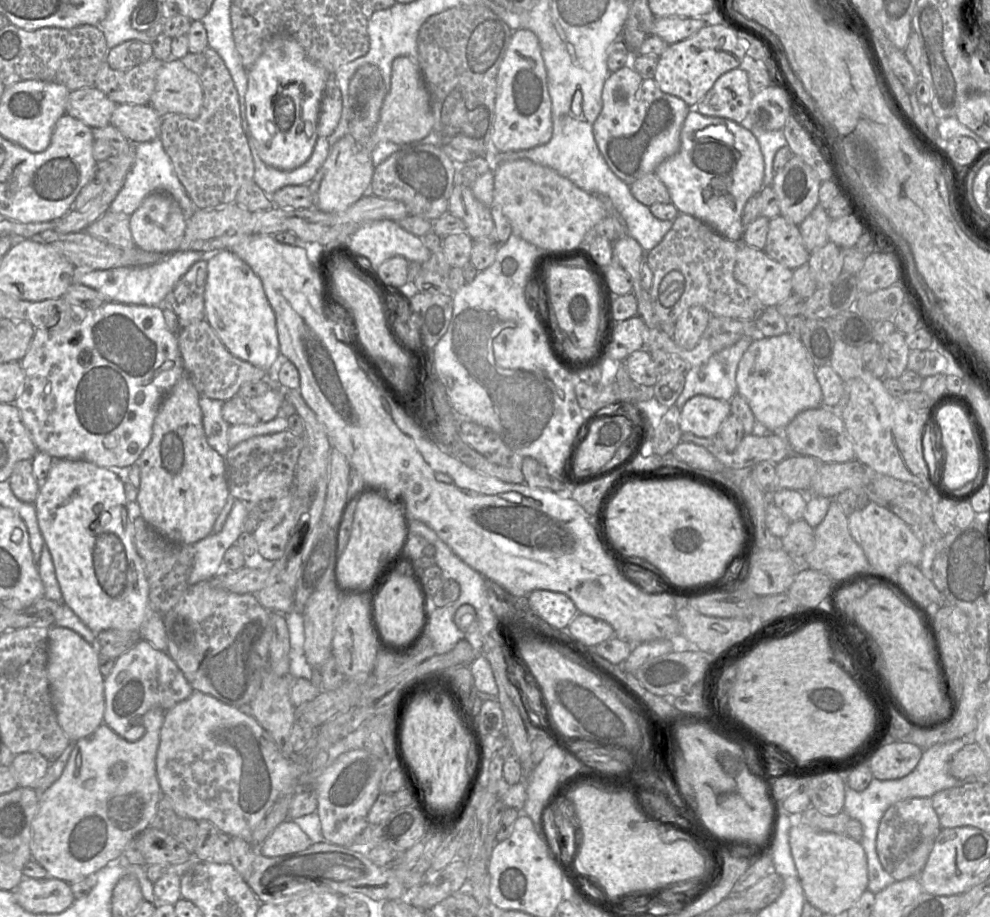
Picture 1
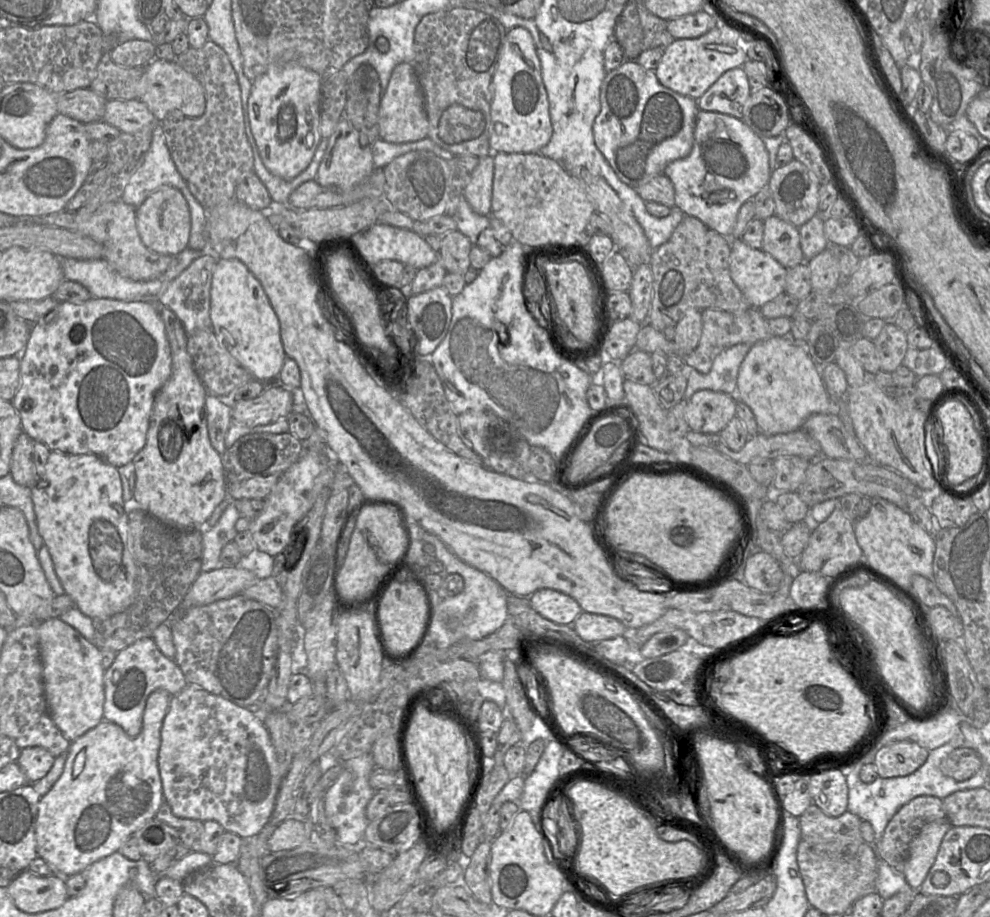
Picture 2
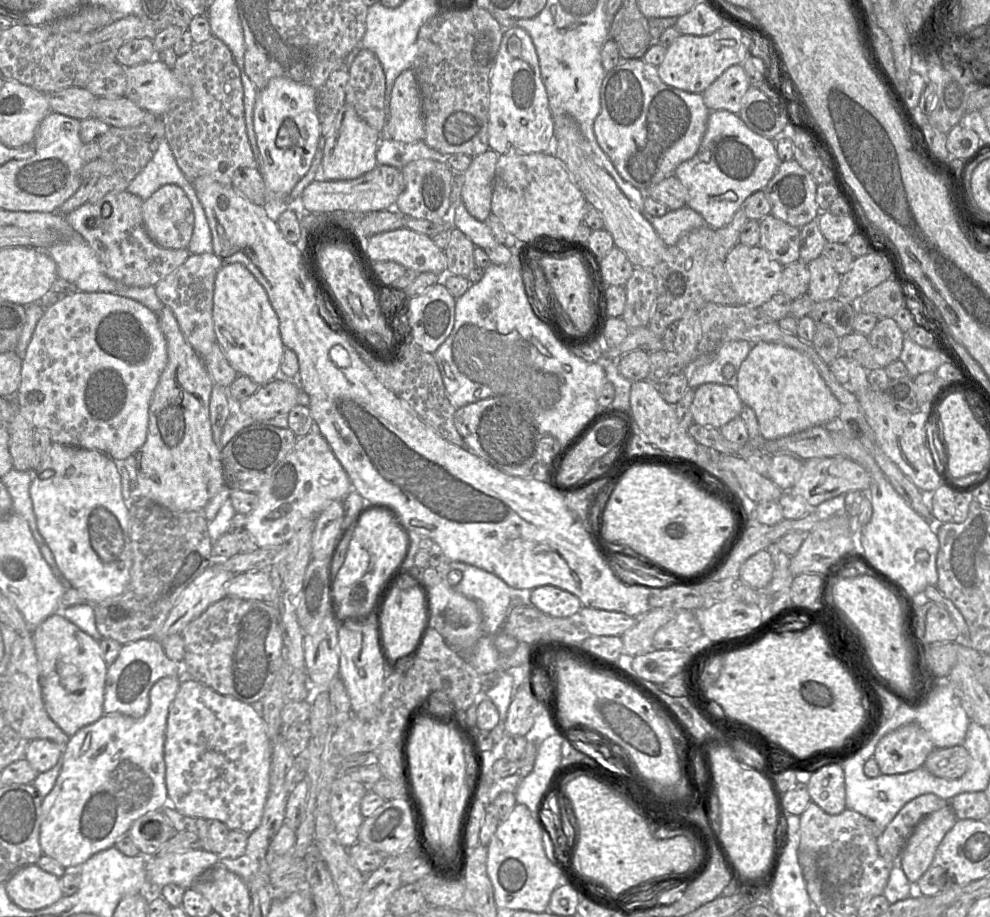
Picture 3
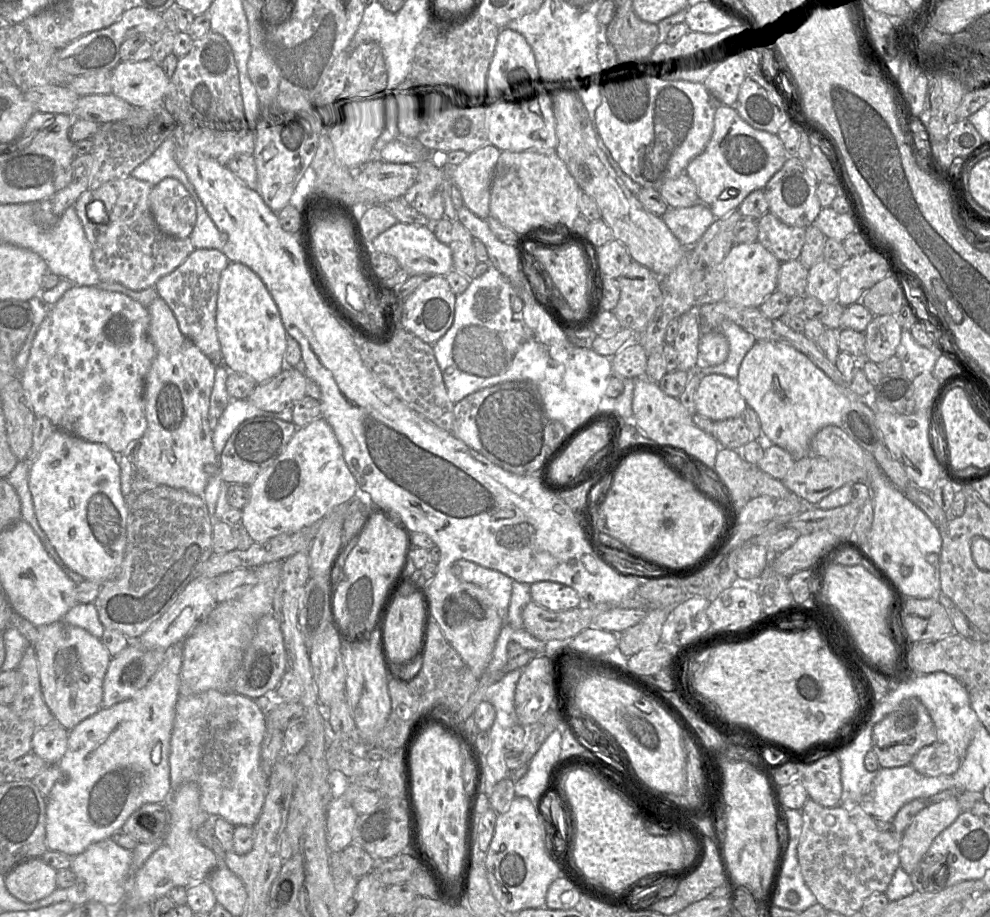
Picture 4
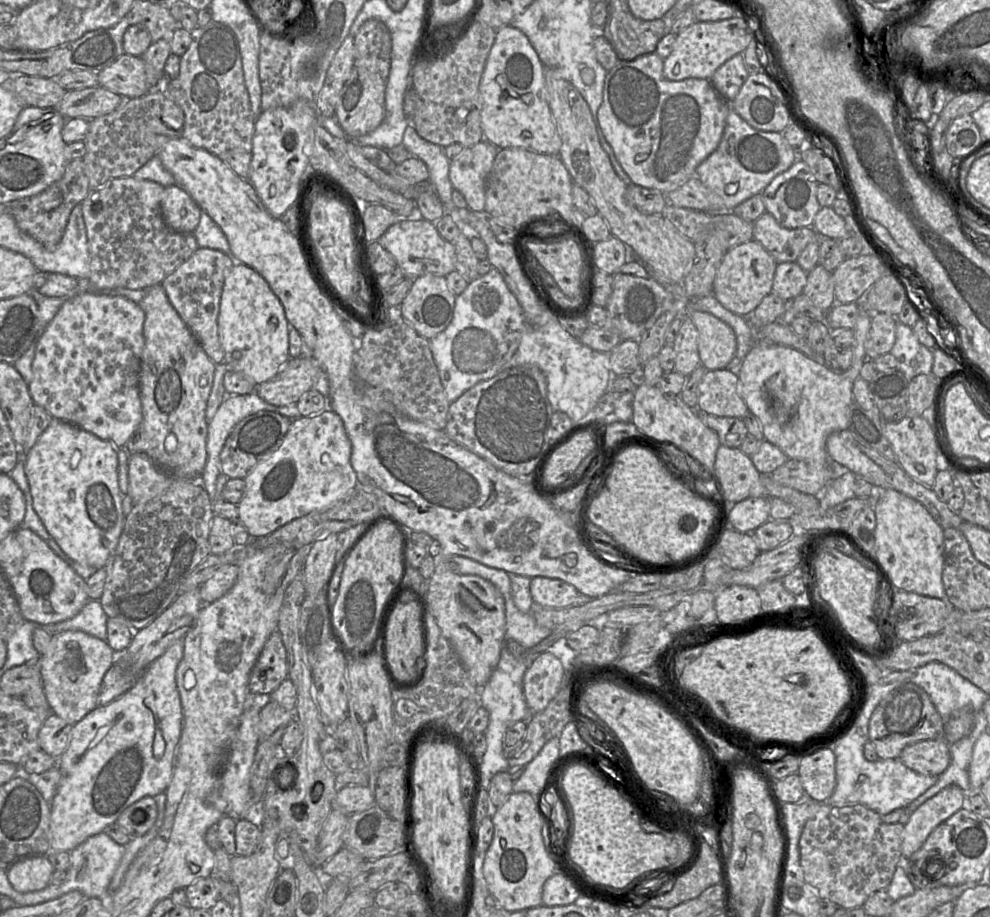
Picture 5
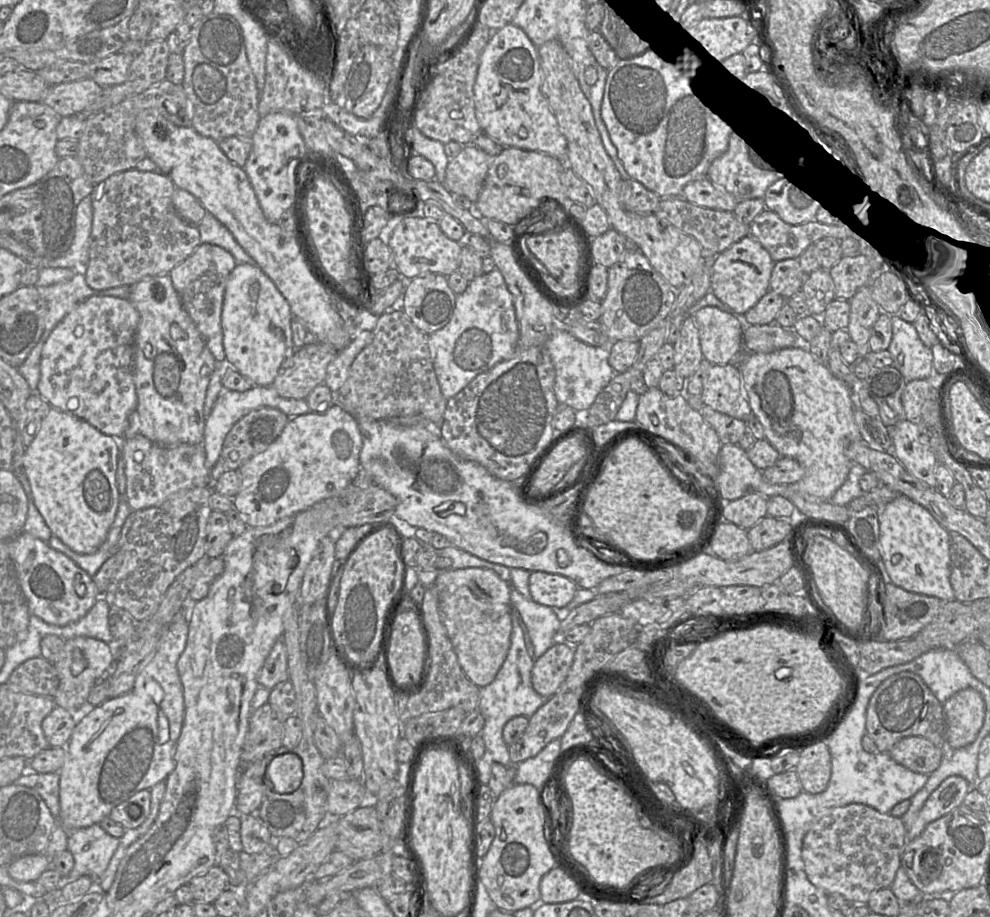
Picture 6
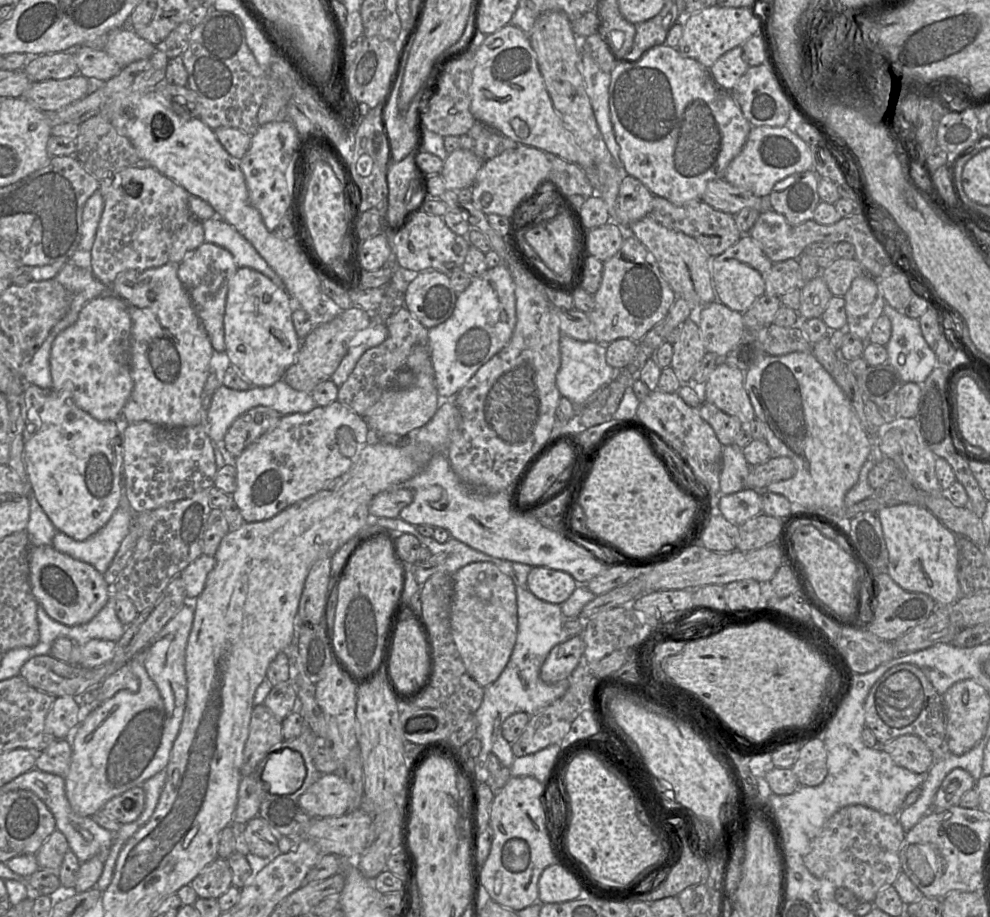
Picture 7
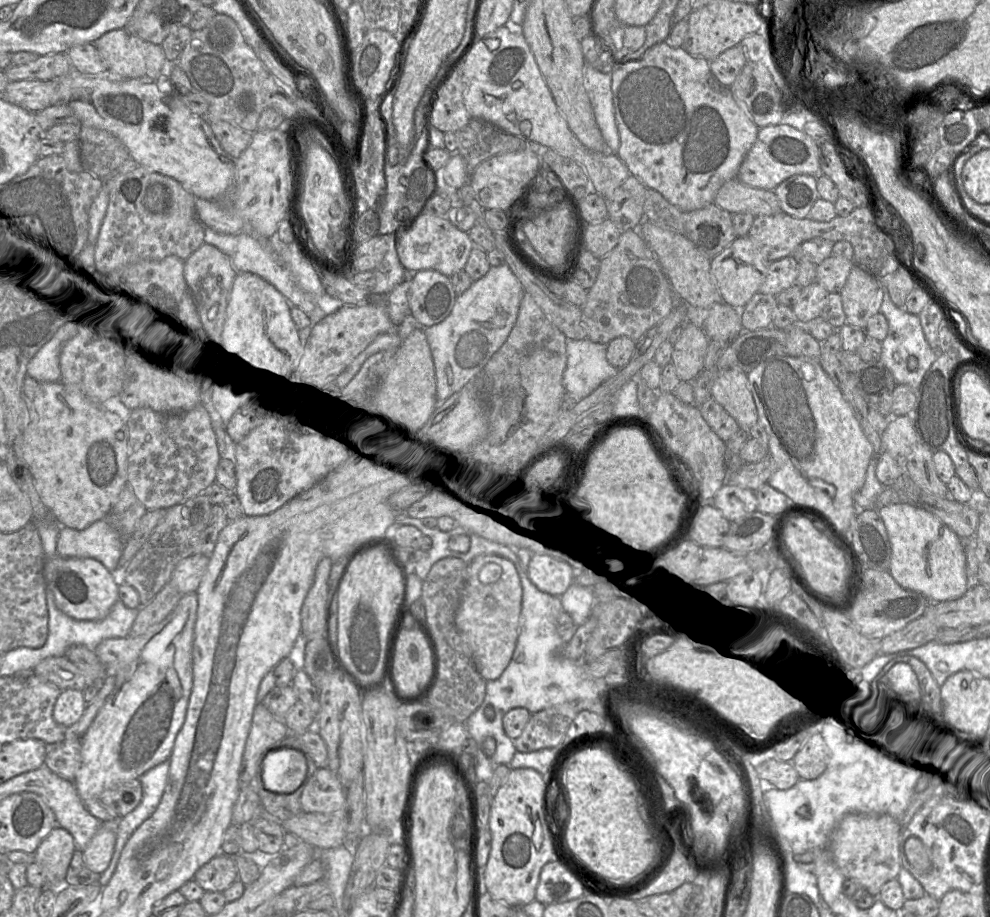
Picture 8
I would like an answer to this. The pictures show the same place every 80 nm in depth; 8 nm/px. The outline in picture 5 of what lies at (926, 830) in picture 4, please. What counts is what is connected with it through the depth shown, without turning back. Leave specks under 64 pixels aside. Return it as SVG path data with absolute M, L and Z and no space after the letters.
M956 785L947 786L910 814L902 832L903 858L919 850L939 824L965 806L966 794Z

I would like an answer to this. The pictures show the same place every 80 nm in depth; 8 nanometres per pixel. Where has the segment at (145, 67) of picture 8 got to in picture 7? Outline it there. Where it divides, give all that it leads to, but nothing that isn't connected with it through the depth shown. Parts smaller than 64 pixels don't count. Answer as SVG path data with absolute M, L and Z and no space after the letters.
M124 26L108 33L104 51L124 68L132 62L150 57L156 46L140 38L131 27Z

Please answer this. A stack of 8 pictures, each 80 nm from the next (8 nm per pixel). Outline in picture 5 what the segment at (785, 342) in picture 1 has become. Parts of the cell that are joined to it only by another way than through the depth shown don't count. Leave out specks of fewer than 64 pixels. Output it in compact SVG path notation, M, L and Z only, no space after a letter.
M862 309L853 328L854 356L850 368L834 372L824 363L817 363L800 351L773 343L754 343L740 365L738 378L741 396L751 412L761 423L763 440L778 447L788 459L798 459L811 465L831 465L826 451L827 438L834 432L847 430L850 424L852 388L859 378L860 370L866 359L866 341L871 326L872 314Z

